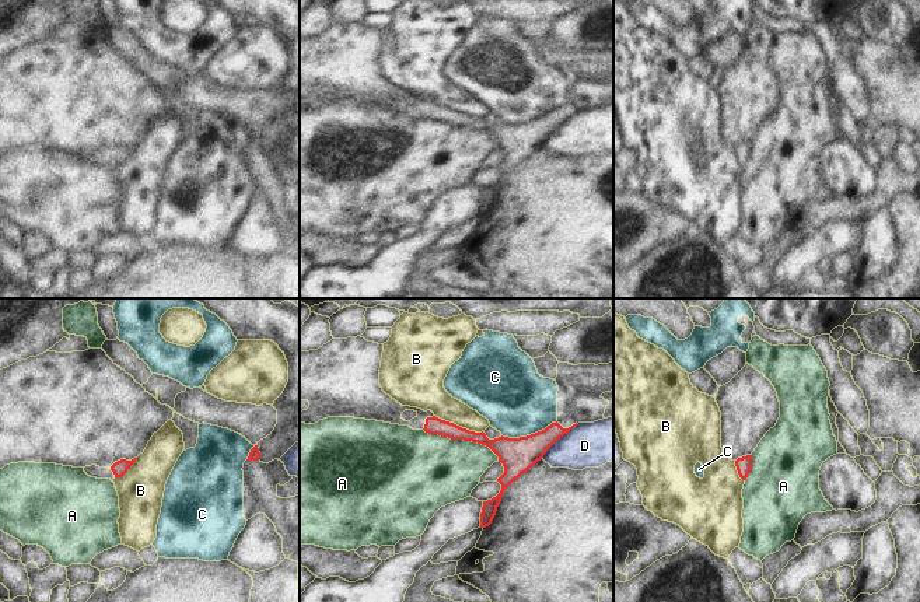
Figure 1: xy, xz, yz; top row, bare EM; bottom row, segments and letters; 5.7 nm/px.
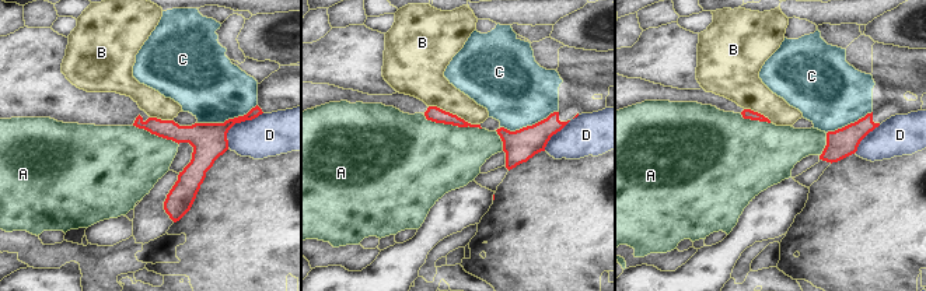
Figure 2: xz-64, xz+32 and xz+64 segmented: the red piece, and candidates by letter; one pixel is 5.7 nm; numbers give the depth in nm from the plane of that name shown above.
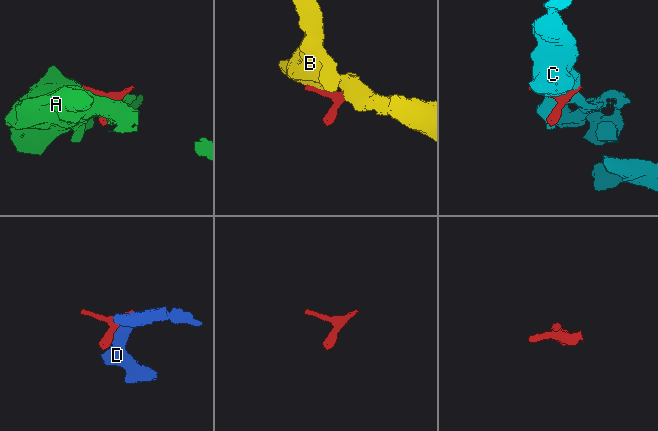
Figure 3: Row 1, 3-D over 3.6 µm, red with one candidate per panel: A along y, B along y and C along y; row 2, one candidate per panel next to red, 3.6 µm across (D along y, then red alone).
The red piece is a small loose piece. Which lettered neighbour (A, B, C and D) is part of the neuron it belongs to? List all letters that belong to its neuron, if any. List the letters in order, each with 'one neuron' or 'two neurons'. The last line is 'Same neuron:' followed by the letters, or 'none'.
A: two neurons
B: two neurons
C: two neurons
D: two neurons
Same neuron: none

